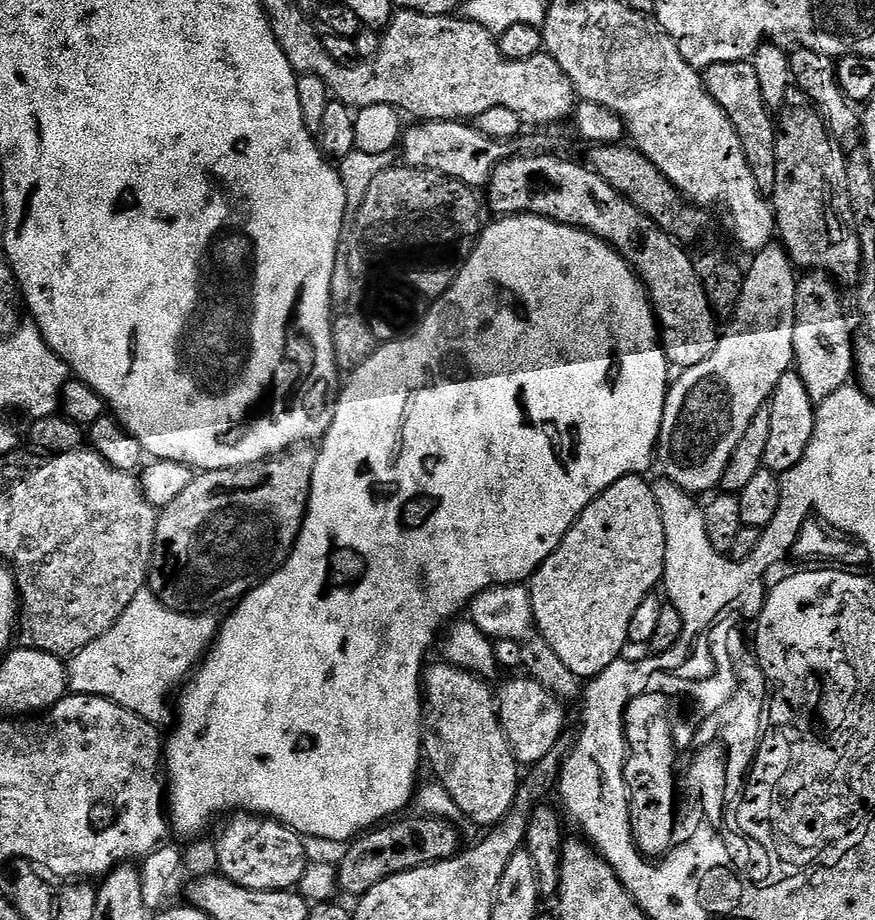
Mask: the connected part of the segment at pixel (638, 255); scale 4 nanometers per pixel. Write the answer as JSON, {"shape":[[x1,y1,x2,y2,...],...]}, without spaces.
{"shape":[[523,154,524,156,513,155,509,159,505,159,499,164,499,167,494,169,492,179,486,185,486,192,488,192,488,200,486,196,486,204,489,209,490,207,496,211,496,214,503,214,504,216,544,216,548,220,556,220,559,224,568,224,571,228,583,228,584,231,589,232,591,236,596,236,599,240,605,240,606,243,612,245,629,264,632,265,637,276,644,281,644,287,648,289,652,297,652,307,656,309,658,317,658,323,663,329,662,332,662,343,668,354,669,365,673,369,683,370,690,366,698,366,698,362,706,362,706,358,710,358,710,354,714,354,714,350,718,346,722,332,721,329,716,329,716,323,718,323,718,317,713,309,712,303,708,300,708,295,704,289,704,284,700,280,700,273,696,271,696,266,693,257,687,256,674,241,671,240,669,233,665,229,661,228,659,224,652,222,647,226,648,232,644,232,643,224,646,224,646,217,623,192,620,192,614,186,610,186,610,182,606,182,596,173,591,167,585,166,583,168,580,164,575,164,572,160,563,160,560,156,548,156,552,154]]}

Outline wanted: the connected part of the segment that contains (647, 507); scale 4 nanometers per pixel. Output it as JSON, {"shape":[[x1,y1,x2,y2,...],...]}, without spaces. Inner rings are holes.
{"shape":[[640,474,622,478,618,482,614,482,614,486,610,486,597,500,590,502,590,506,586,506,584,513,576,519,574,526,566,534,566,538,562,538,558,550,554,550,554,554,550,554,550,558,546,558,546,562,540,564,540,569,531,578,530,591,535,631,547,642,550,650,554,650,554,654,558,654,558,658,562,658,562,662,566,662,566,666,570,666,570,670,575,676,594,677,599,672,605,672,614,661,621,659,623,652,620,651,629,647,628,631,630,630,630,618,634,618,634,610,638,610,642,598,651,596,657,591,656,588,664,579,666,530,662,526,662,514,658,510,658,502,652,493,652,484,644,479,645,477]]}

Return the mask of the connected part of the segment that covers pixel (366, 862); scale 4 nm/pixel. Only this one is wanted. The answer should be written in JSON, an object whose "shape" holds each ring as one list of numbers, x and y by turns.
{"shape":[[396,818,383,826,377,826,347,845,348,853,338,860,338,888,343,895,345,892,353,898,365,896,386,878,433,863,432,848,447,846,448,840,444,837,449,828,447,823,433,822,428,818,416,821,400,819,404,818]]}

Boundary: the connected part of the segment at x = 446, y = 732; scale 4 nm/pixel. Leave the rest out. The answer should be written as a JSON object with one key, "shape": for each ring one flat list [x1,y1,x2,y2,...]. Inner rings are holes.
{"shape":[[447,662,439,663,433,668,431,665,422,677,422,692,426,697,424,756,436,771,435,779,454,798,459,815,469,816,474,823,482,824,488,830,511,814,522,783,522,768,502,730,498,696,488,685,491,683,475,672,455,668]]}

